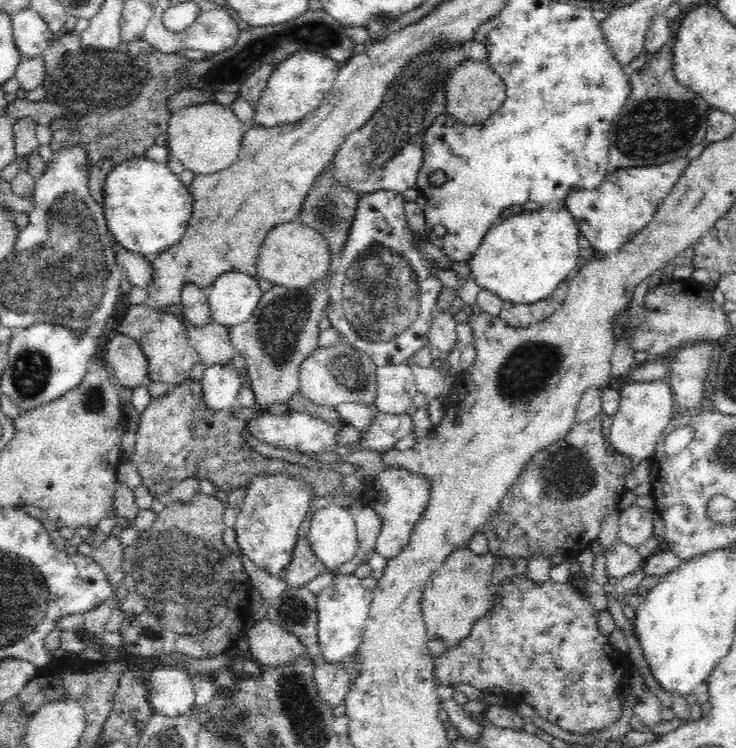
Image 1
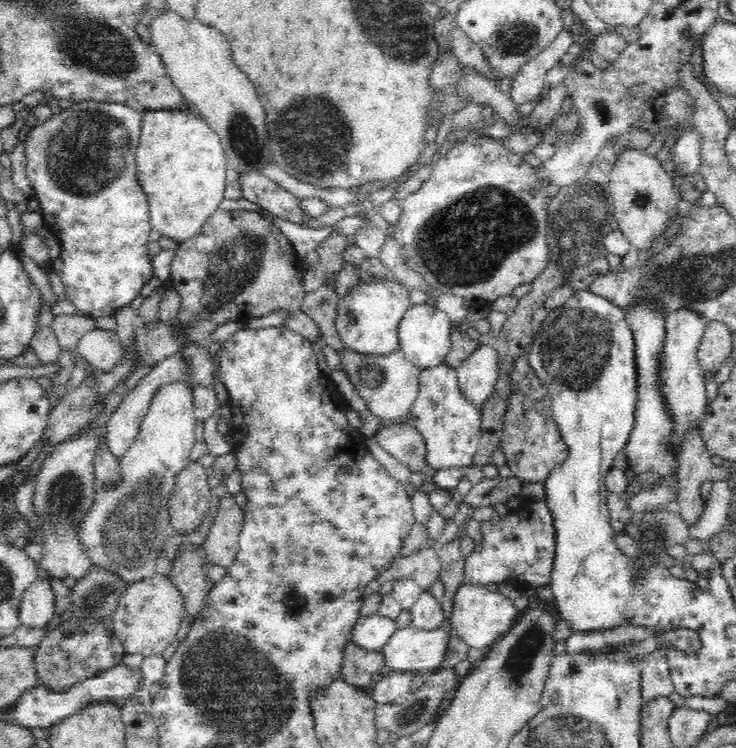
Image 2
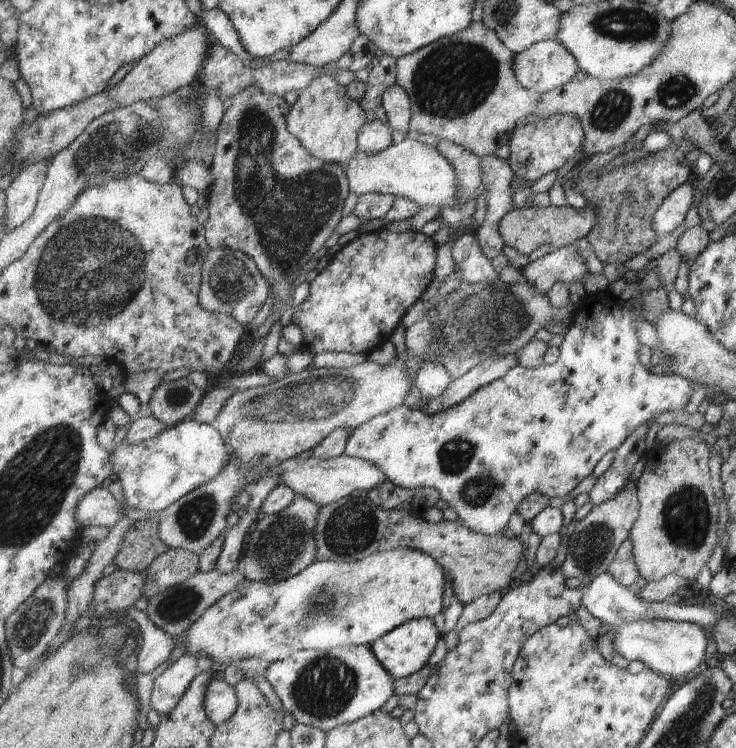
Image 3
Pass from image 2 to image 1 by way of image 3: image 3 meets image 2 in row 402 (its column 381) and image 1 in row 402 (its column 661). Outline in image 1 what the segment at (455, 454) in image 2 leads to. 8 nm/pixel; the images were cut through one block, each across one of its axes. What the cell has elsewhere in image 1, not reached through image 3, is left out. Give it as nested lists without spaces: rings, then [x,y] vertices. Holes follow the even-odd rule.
[[[404,363],[377,367],[375,373],[377,376],[377,398],[375,400],[375,406],[379,412],[395,415],[412,412],[414,409],[413,400],[417,396],[418,390],[414,371],[410,365]]]

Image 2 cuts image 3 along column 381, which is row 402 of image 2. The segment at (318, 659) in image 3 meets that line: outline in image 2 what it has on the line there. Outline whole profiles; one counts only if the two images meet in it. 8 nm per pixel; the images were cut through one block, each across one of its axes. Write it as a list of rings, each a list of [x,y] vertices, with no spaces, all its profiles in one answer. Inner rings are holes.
[[[682,306],[678,312],[667,316],[665,320],[664,342],[662,342],[660,352],[657,353],[656,381],[658,392],[661,392],[662,403],[665,404],[664,408],[668,411],[669,422],[672,423],[672,428],[669,429],[665,442],[668,443],[668,451],[672,451],[674,458],[677,458],[679,452],[682,451],[683,444],[687,442],[687,436],[692,431],[700,432],[700,423],[703,422],[710,404],[710,401],[706,398],[705,371],[701,368],[701,362],[697,357],[700,340],[704,335],[707,324],[708,322],[701,319],[701,316],[697,316],[694,312],[689,312],[688,308]]]

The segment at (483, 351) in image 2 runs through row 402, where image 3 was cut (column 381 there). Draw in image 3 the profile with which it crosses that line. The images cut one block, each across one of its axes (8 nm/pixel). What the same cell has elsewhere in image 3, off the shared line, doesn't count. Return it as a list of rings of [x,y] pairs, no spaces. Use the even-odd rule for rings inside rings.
[[[347,454],[331,458],[331,460],[317,460],[313,456],[307,460],[299,460],[299,458],[293,457],[280,466],[283,468],[283,472],[281,472],[279,485],[289,486],[296,494],[309,496],[311,500],[319,502],[322,508],[349,497],[355,490],[359,492],[362,490],[374,491],[375,488],[382,487],[389,481],[385,472],[381,468],[377,468],[375,464],[371,464],[367,460],[347,456]]]

